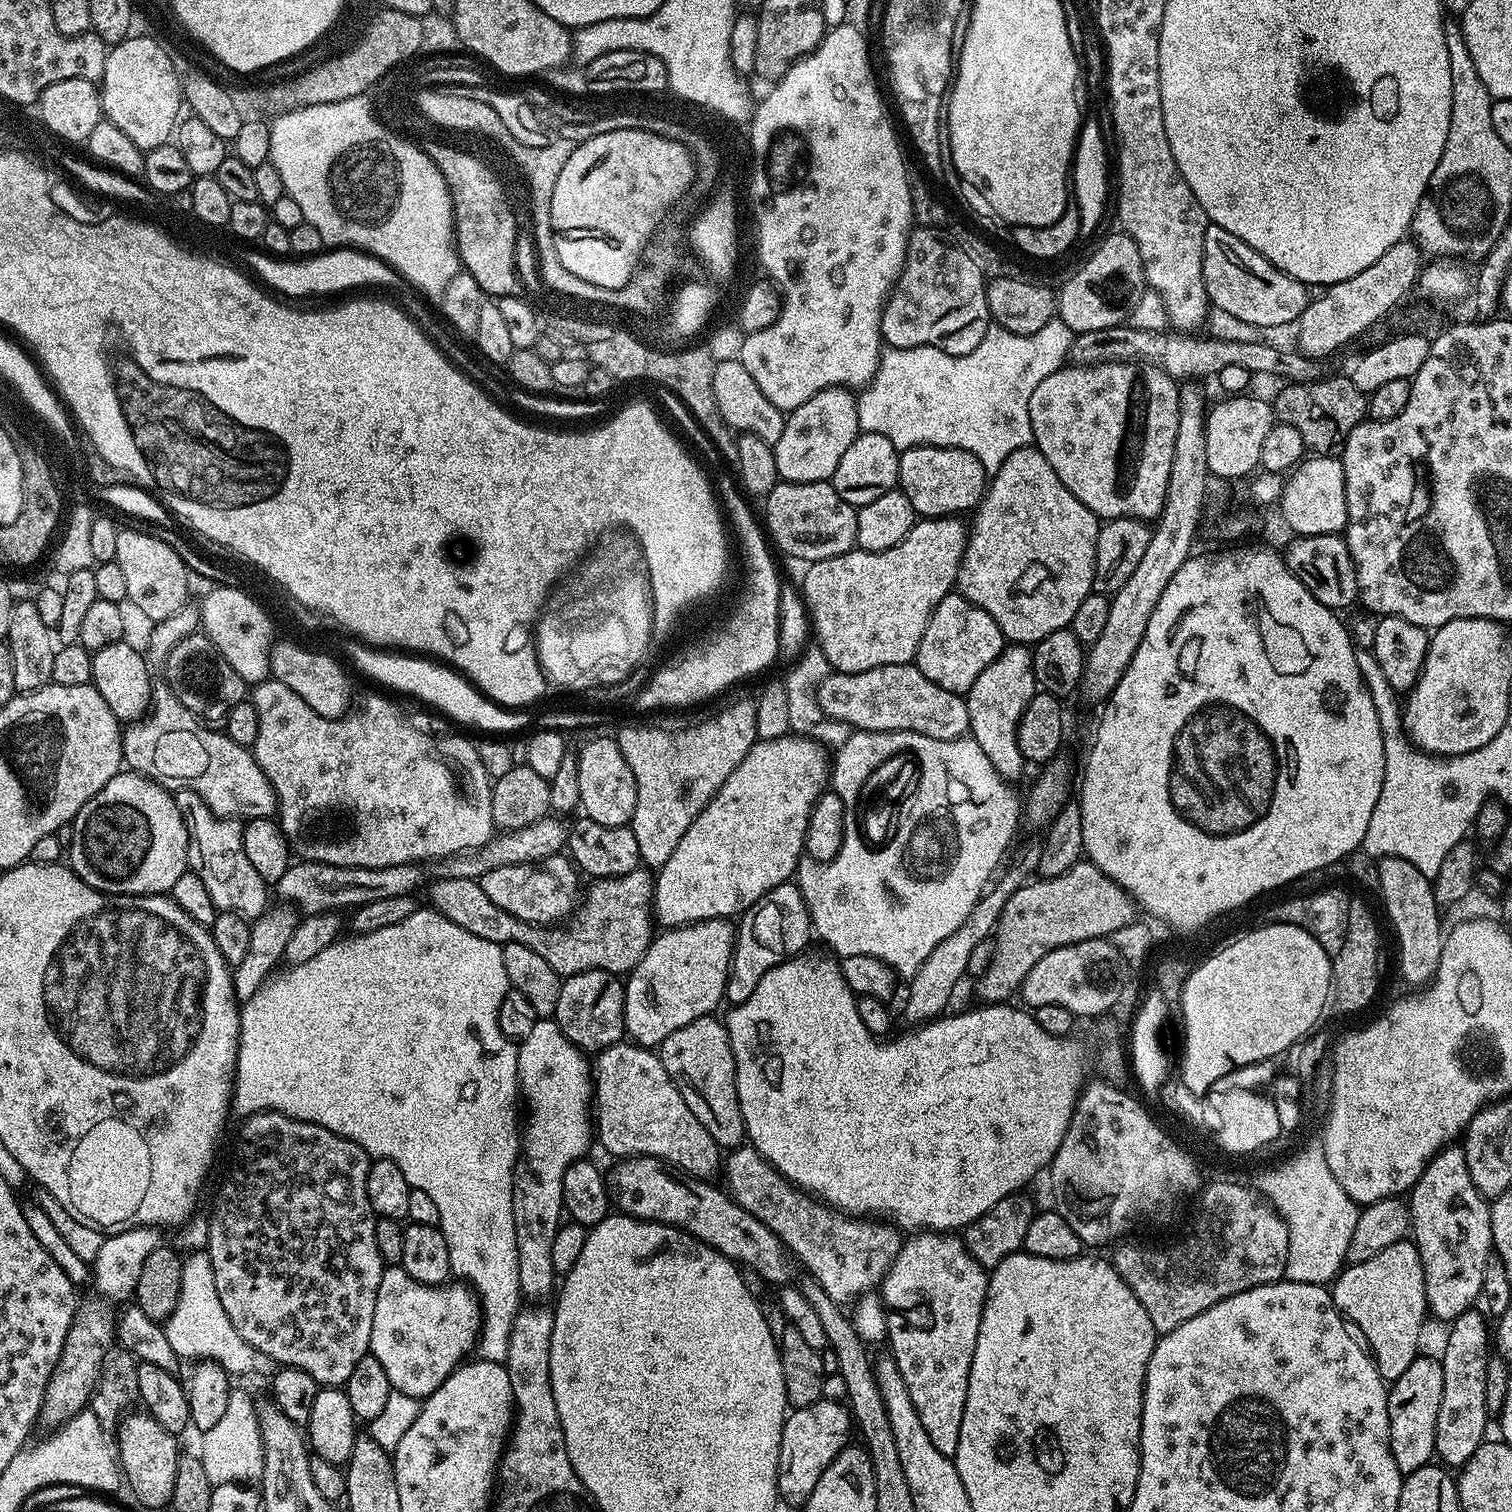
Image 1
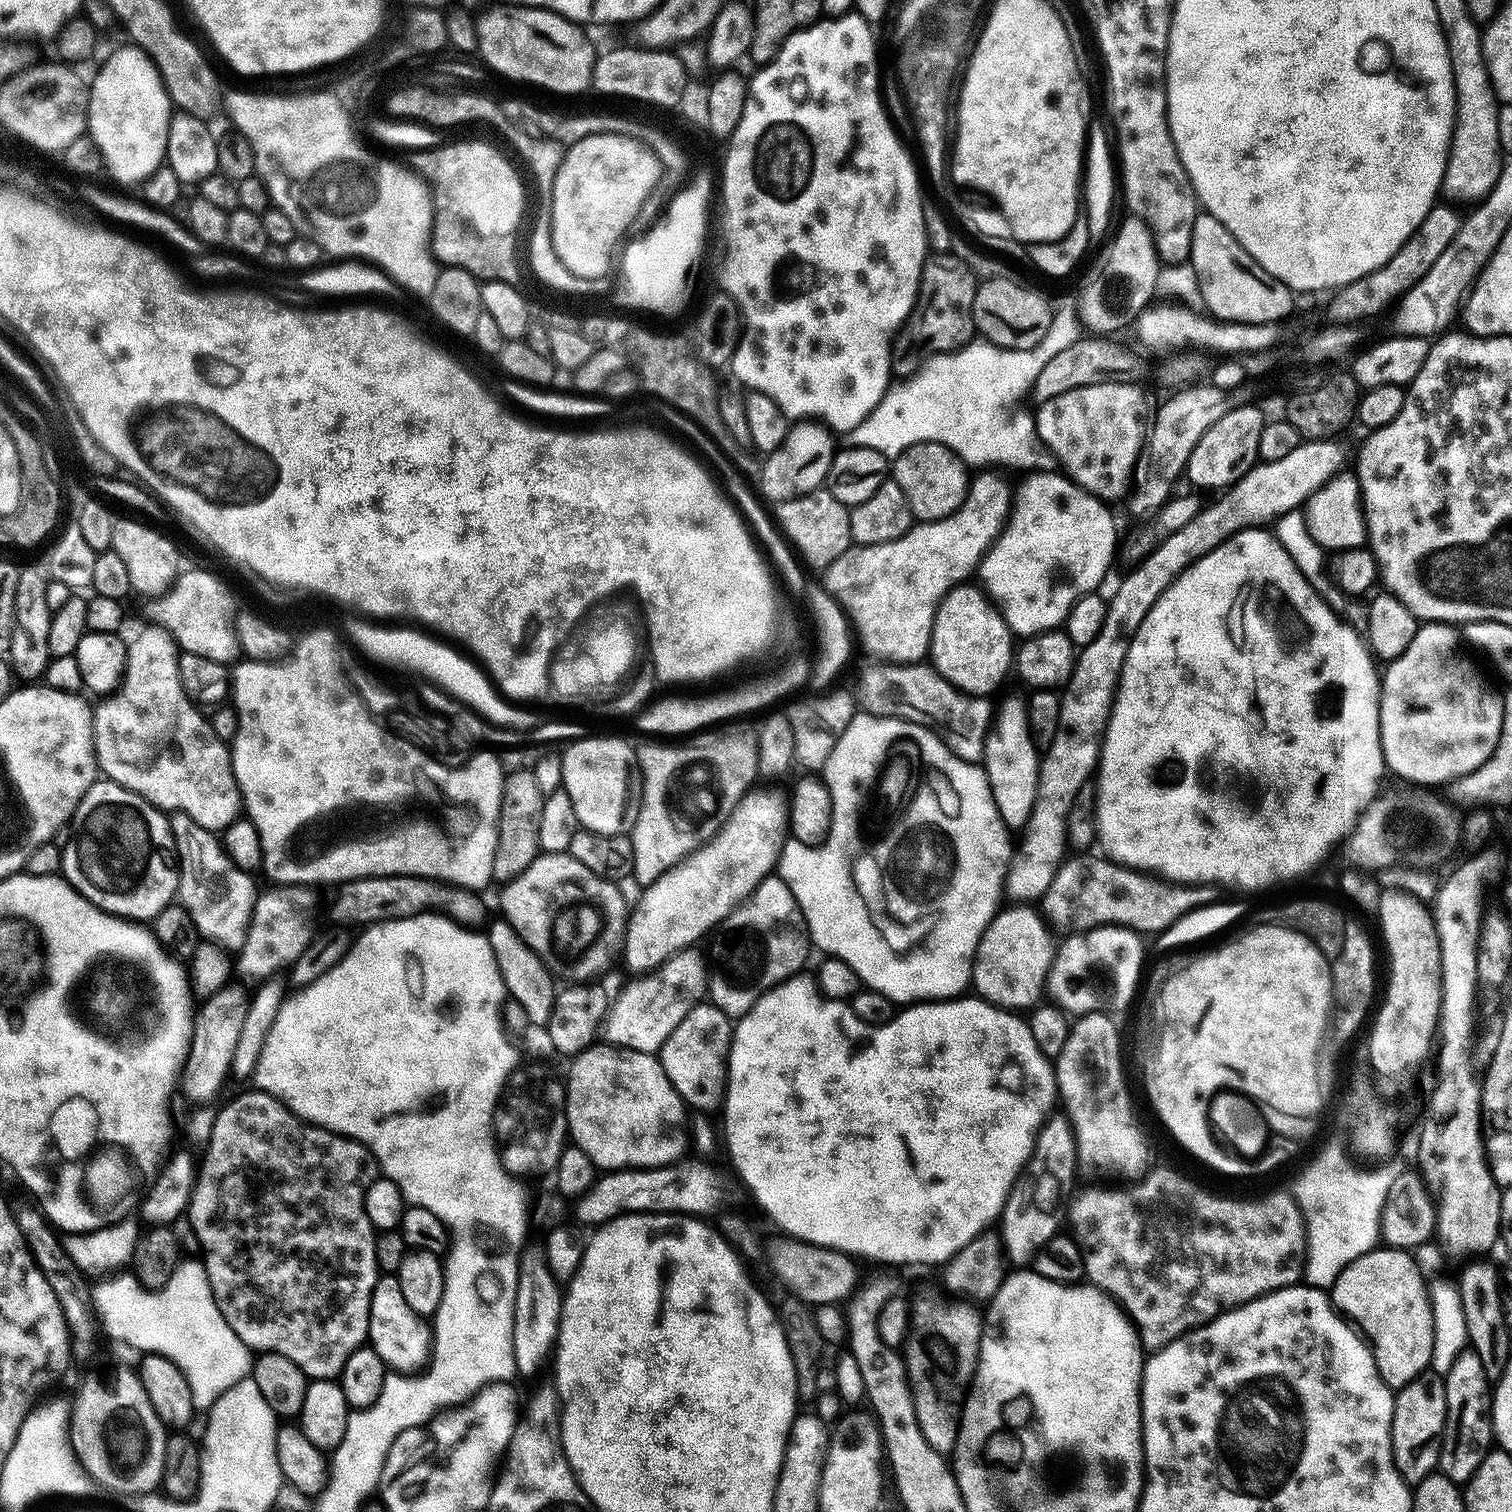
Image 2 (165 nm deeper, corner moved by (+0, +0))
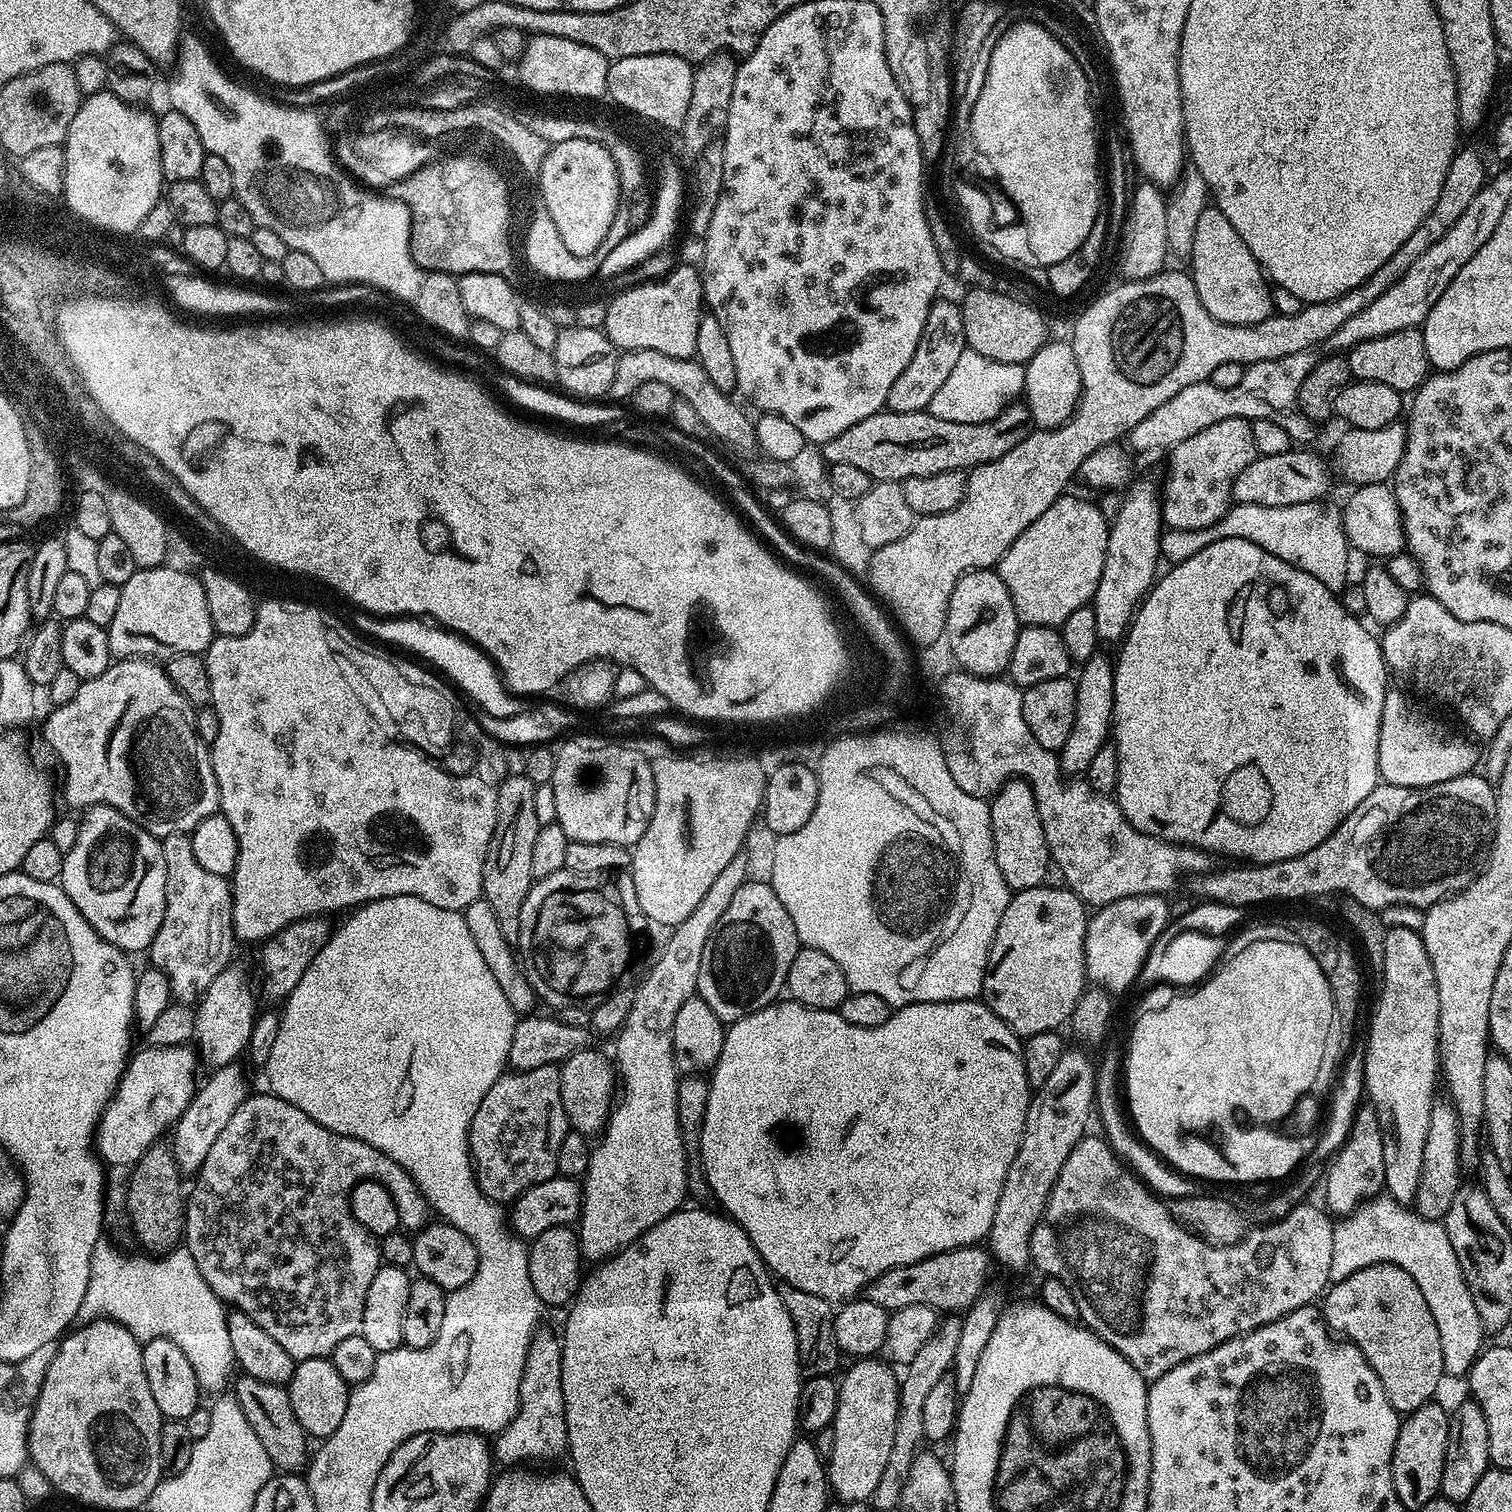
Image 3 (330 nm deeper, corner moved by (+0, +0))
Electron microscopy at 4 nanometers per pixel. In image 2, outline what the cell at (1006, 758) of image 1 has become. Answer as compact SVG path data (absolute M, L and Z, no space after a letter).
M1016 696L1005 698L994 727L989 731L988 741L984 744L982 767L988 775L990 790L1002 814L1002 822L1009 830L1023 830L1028 825L1030 814L1034 810L1034 798L1038 794L1038 774L1040 773L1041 753L1028 729L1028 705Z

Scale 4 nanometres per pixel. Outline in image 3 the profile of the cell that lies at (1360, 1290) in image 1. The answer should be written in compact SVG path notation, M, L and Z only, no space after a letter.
M1397 1264L1366 1266L1350 1278L1332 1284L1322 1297L1324 1323L1337 1337L1356 1345L1378 1374L1396 1411L1407 1414L1429 1403L1446 1373L1442 1366L1442 1338L1418 1290L1418 1282Z

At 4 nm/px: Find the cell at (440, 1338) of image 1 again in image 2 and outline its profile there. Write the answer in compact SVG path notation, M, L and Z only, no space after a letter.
M394 1274L381 1275L374 1286L368 1340L382 1362L397 1372L415 1373L423 1369L430 1359L432 1333L429 1321L406 1306L406 1298L402 1298L402 1286L398 1286L398 1278Z

